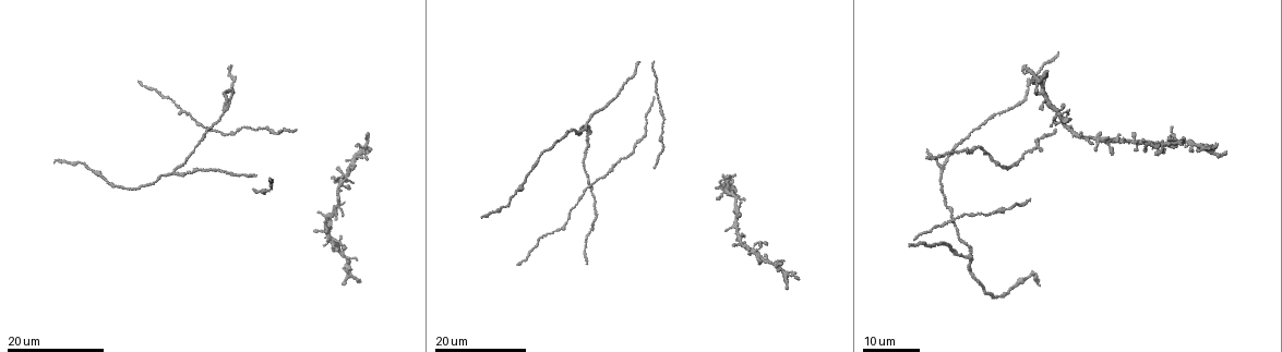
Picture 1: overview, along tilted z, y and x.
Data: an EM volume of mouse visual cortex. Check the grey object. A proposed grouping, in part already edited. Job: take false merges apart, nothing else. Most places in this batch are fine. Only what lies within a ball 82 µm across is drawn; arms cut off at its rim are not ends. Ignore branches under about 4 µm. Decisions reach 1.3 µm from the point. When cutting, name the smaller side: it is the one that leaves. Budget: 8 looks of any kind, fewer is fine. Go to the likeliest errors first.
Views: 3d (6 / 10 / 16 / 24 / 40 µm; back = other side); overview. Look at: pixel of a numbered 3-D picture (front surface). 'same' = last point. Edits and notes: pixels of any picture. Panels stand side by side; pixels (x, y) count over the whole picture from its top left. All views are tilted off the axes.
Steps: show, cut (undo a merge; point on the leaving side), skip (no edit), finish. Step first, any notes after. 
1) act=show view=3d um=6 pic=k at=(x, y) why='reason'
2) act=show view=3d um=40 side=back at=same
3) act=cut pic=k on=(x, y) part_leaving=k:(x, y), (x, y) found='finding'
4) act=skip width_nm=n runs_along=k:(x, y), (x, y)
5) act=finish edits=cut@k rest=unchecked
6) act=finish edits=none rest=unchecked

act=show view=3d um=24 pic=1 at=(172, 172) why='branch point'

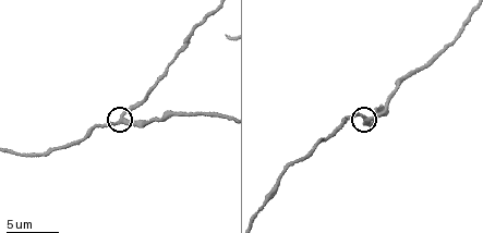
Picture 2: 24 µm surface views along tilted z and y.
act=show view=3d um=6 pic=2 at=(123, 121)

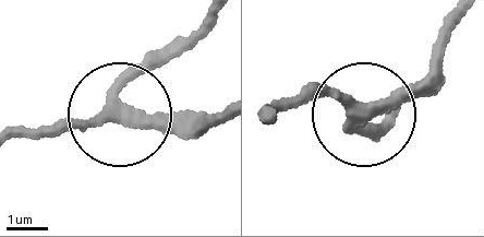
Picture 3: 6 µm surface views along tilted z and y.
act=show view=3d um=6 side=back pic=3 at=(355, 117)

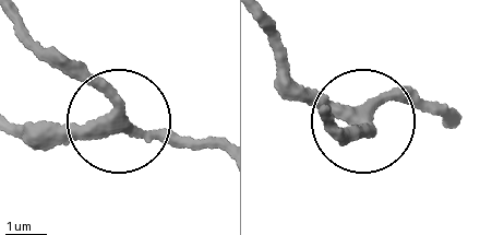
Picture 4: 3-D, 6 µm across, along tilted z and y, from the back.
act=skip side_arm_um=37 runs_along=4:(20, 136), (131, 122), (213, 141) found='all the same neuron'

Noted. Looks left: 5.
act=show view=3d um=24 pic=1 at=(737, 234) why='three-way junction'

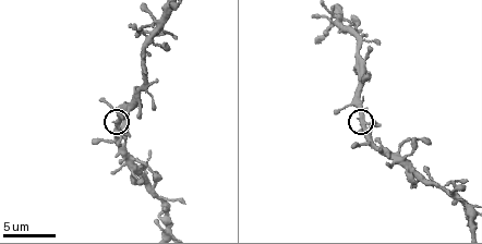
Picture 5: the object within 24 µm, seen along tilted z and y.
act=show view=3d um=10 pic=5 at=(361, 118)

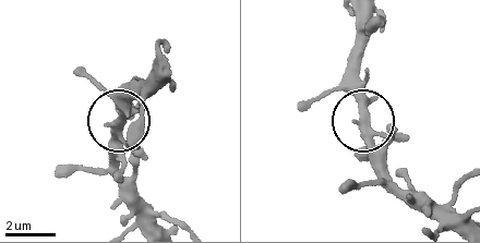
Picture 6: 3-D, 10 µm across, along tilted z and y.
act=skip arms=3 found='one neuron here'

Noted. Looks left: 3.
act=show view=3d um=10 pic=5 at=(158, 23) why='two arms at a narrow angle'

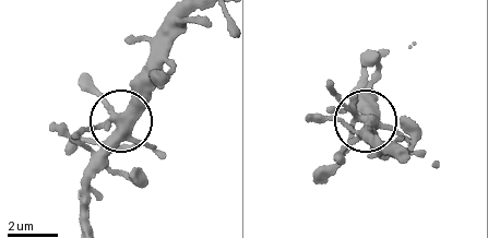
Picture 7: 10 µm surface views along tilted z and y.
act=skip found='one neuron here'

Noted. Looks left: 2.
act=show view=3d um=16 pic=5 at=(132, 158) why='looks like a crossing'

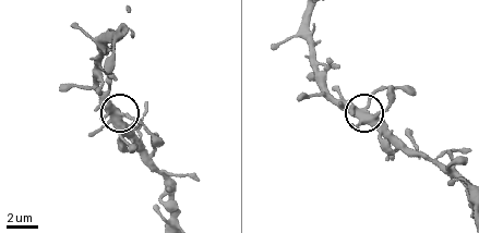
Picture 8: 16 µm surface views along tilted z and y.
act=show view=3d um=16 side=back pic=8 at=(120, 116) why='from behind'

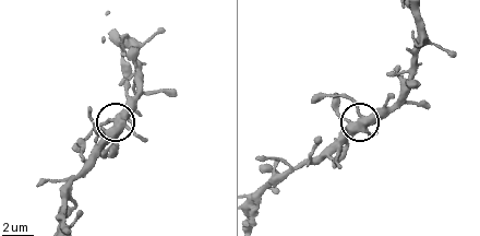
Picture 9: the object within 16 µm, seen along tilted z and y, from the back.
act=skip runs_along=9:(419, 20), (412, 77), (385, 106), (361, 118), (339, 95) found='one neuron here'

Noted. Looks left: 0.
act=finish edits=none rest=unchecked

